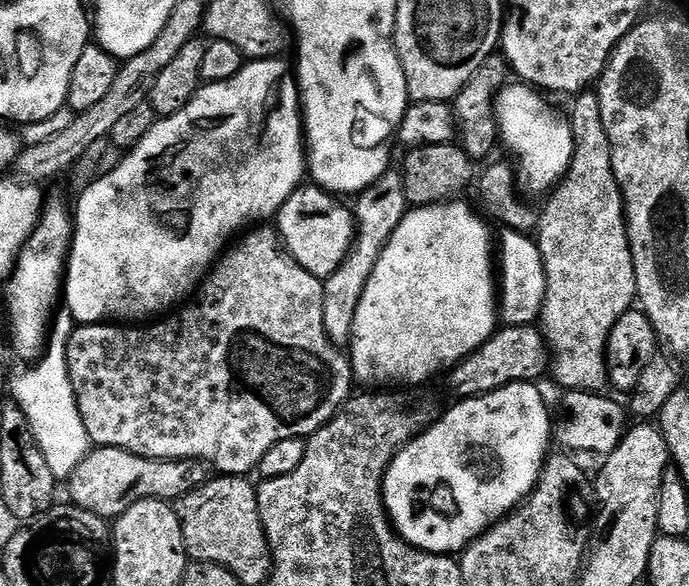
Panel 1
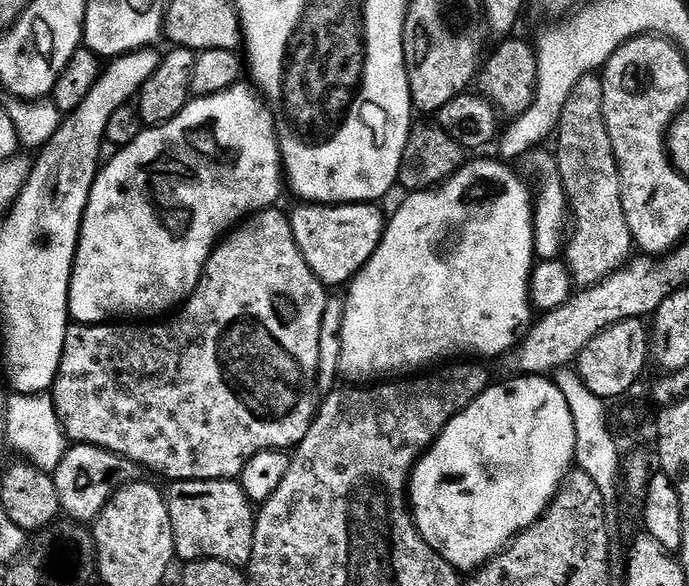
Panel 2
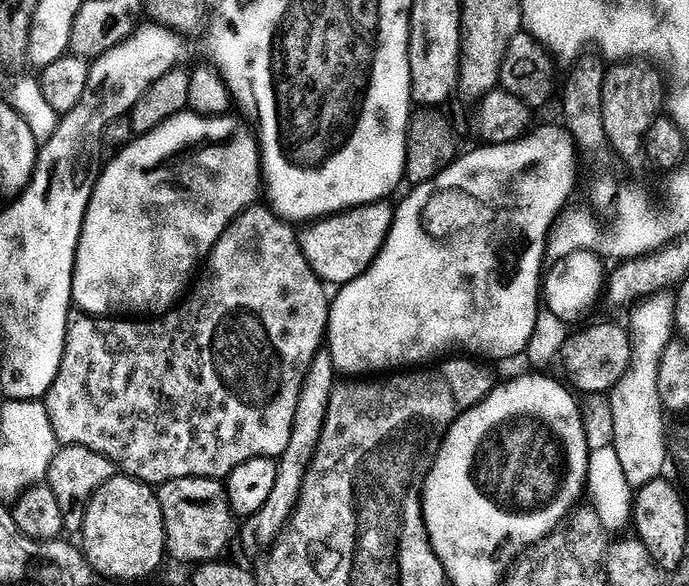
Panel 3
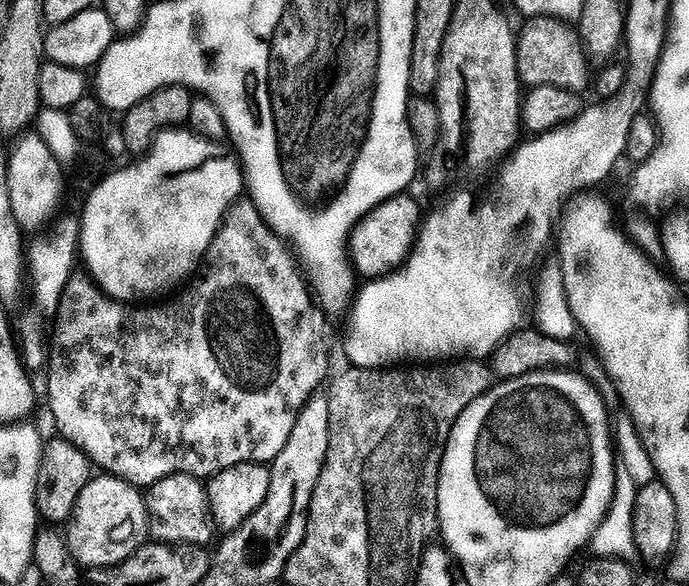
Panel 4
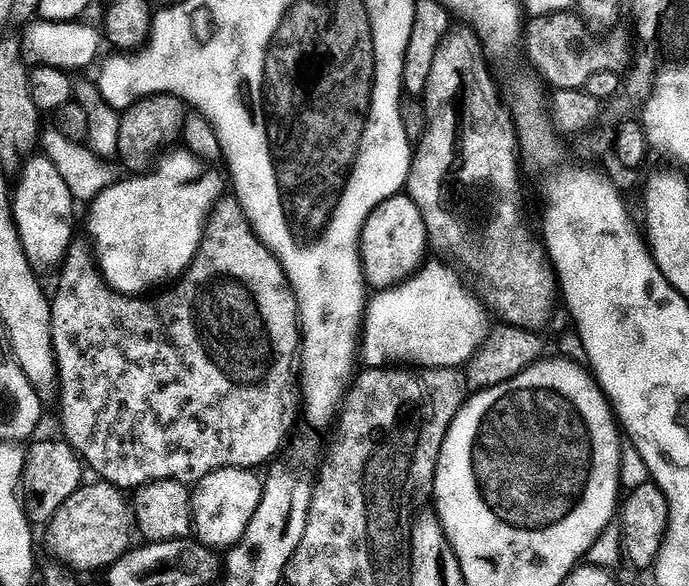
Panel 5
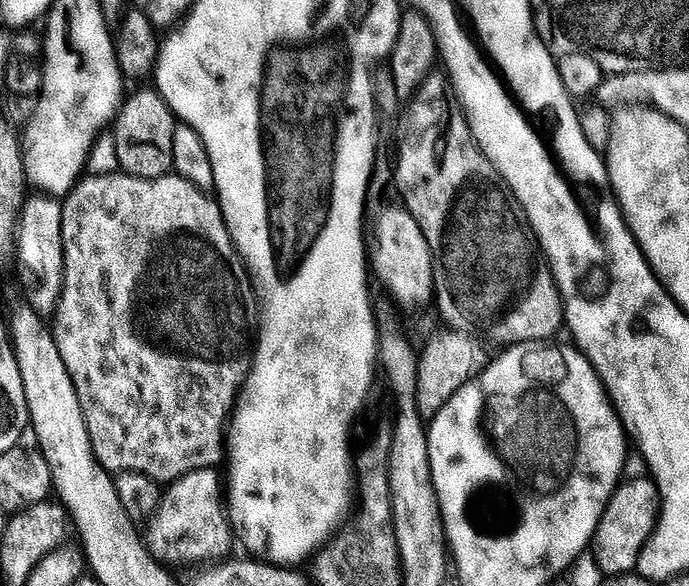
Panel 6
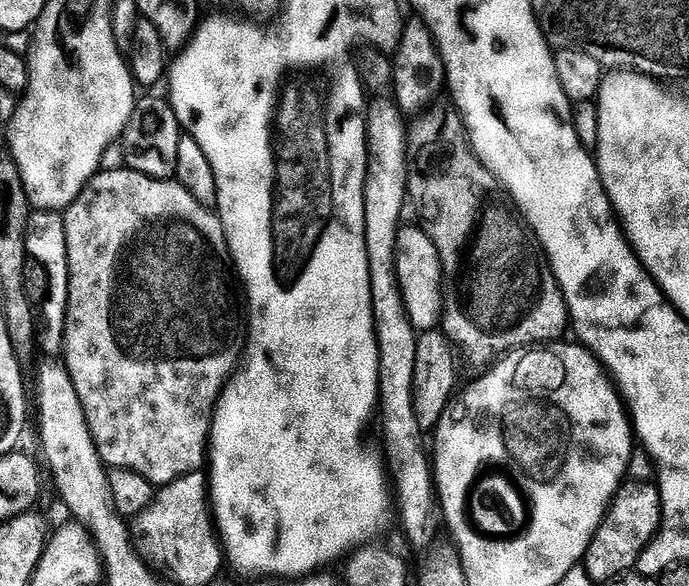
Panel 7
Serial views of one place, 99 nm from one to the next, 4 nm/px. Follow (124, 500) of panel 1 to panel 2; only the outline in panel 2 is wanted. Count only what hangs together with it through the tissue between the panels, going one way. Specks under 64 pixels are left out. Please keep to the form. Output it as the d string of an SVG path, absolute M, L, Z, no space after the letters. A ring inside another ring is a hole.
M77 443L67 449L55 472L51 473L54 486L58 490L60 512L69 520L87 525L91 525L100 517L106 505L120 489L137 483L141 479L140 475L140 465L130 462L126 457L93 444Z

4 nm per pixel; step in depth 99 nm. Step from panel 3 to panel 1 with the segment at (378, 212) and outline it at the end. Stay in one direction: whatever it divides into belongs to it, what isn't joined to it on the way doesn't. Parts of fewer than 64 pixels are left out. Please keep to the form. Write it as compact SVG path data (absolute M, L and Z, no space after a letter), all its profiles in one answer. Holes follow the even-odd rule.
M301 186L290 194L274 217L279 239L293 260L297 260L306 271L327 278L342 266L356 239L356 221L351 207L335 204L333 197L319 186Z

